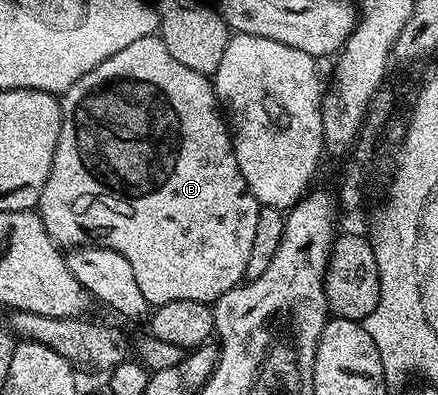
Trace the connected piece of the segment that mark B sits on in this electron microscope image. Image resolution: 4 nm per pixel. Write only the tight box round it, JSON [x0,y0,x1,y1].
[36,36,260,307]

